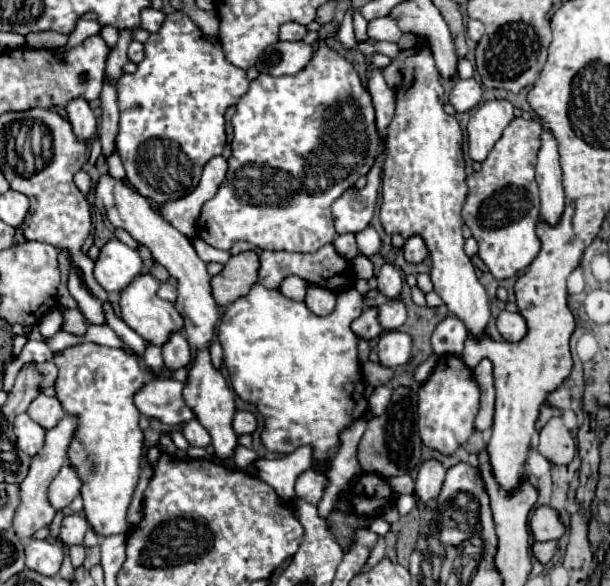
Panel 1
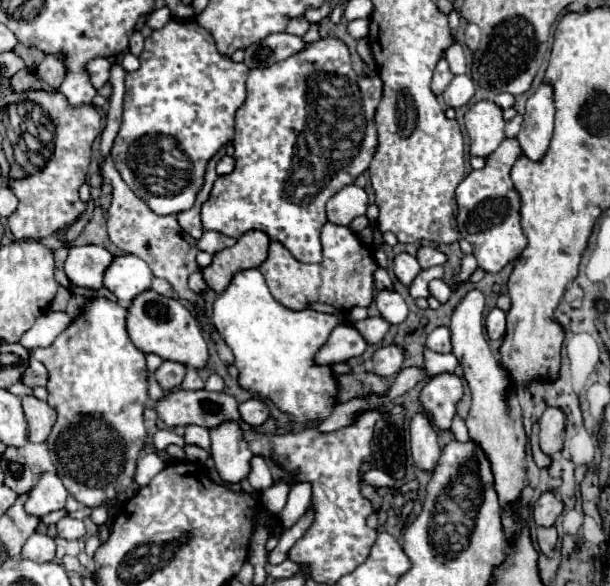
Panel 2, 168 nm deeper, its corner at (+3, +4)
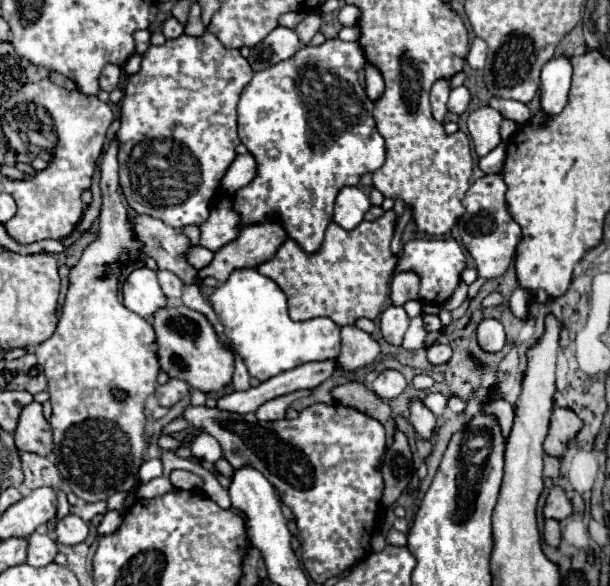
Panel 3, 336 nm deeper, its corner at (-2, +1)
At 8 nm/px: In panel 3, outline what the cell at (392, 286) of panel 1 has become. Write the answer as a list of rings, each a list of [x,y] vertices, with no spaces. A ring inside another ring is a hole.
[[[389,306],[389,308],[385,308],[383,314],[381,314],[381,332],[383,332],[383,338],[389,344],[399,346],[401,340],[403,340],[405,330],[409,328],[409,322],[411,322],[411,318],[403,310],[403,306]]]

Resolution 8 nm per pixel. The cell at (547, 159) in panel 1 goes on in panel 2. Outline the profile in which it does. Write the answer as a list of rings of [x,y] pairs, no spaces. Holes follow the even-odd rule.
[[[542,81],[526,101],[522,131],[516,137],[524,155],[534,161],[538,161],[550,145],[554,133],[554,111],[552,85],[548,81]]]

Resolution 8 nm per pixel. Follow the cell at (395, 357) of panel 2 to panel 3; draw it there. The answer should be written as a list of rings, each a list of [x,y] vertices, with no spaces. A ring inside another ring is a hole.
[[[393,368],[379,372],[379,378],[373,382],[375,394],[381,396],[383,400],[391,400],[391,398],[399,396],[405,388],[407,388],[407,382],[405,382],[403,374],[399,370],[393,370]]]

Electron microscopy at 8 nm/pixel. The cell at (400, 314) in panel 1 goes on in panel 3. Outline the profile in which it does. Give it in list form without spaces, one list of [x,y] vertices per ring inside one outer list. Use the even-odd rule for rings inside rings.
[[[341,326],[341,354],[337,362],[345,370],[357,370],[361,366],[371,364],[381,352],[381,344],[373,338],[373,334],[363,332],[361,328]]]

